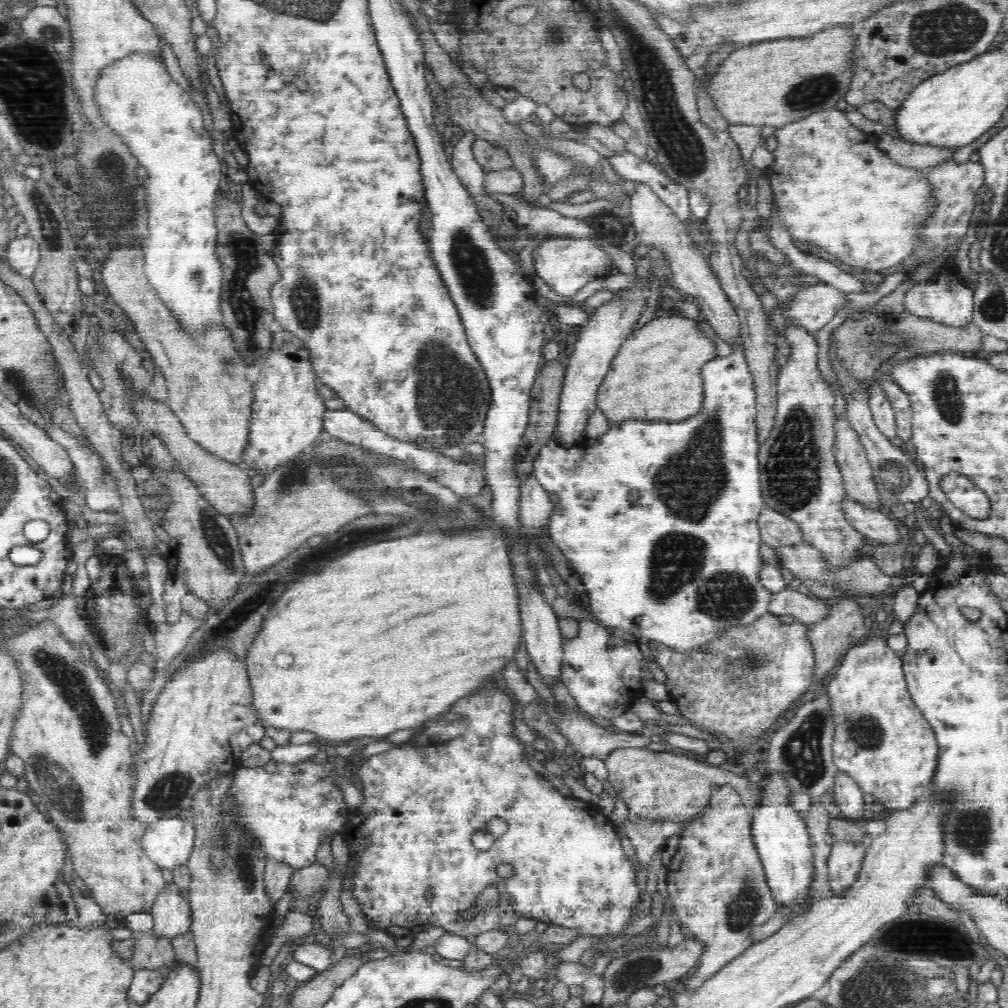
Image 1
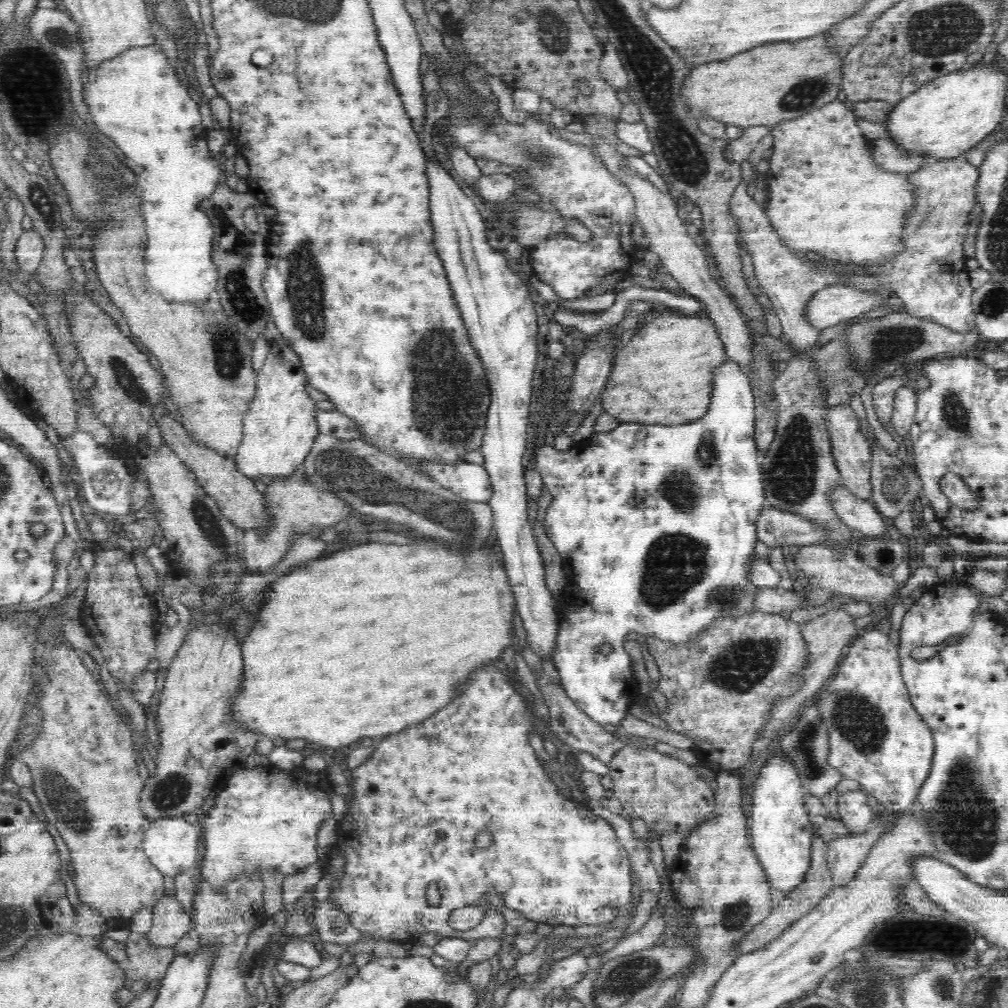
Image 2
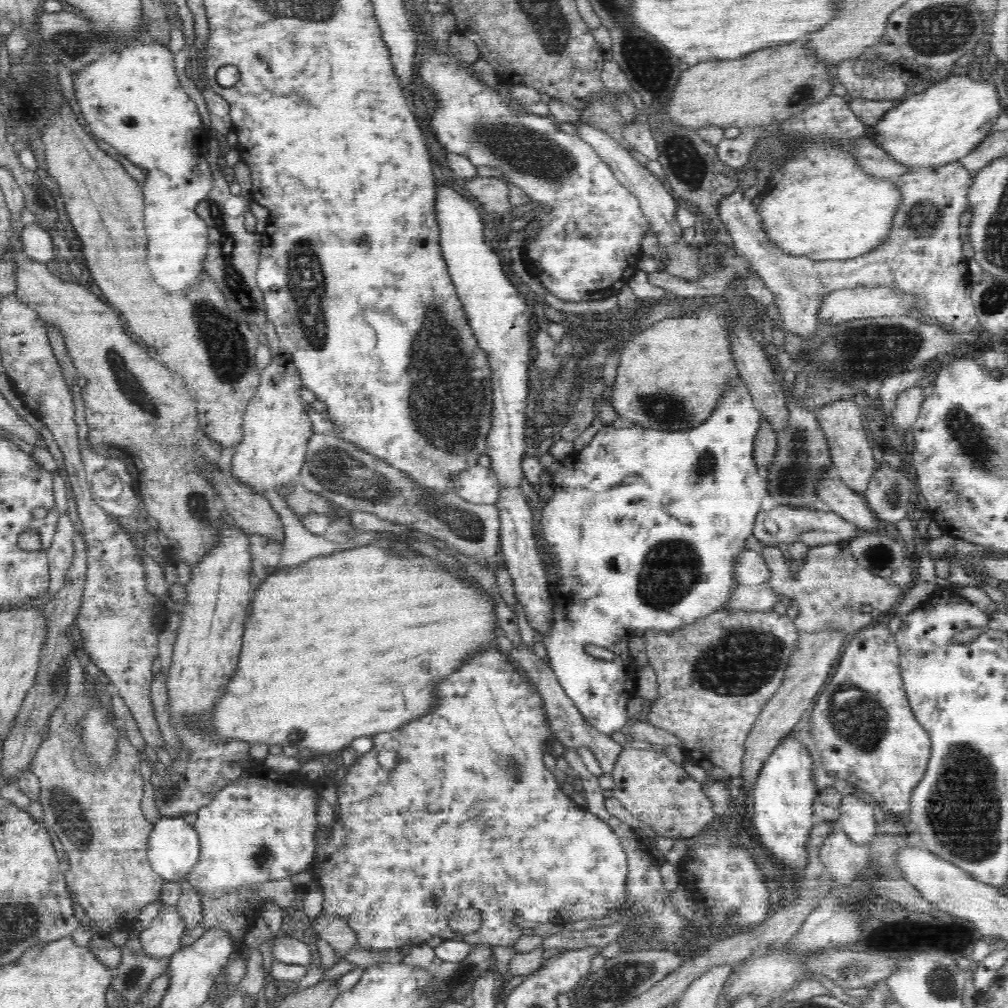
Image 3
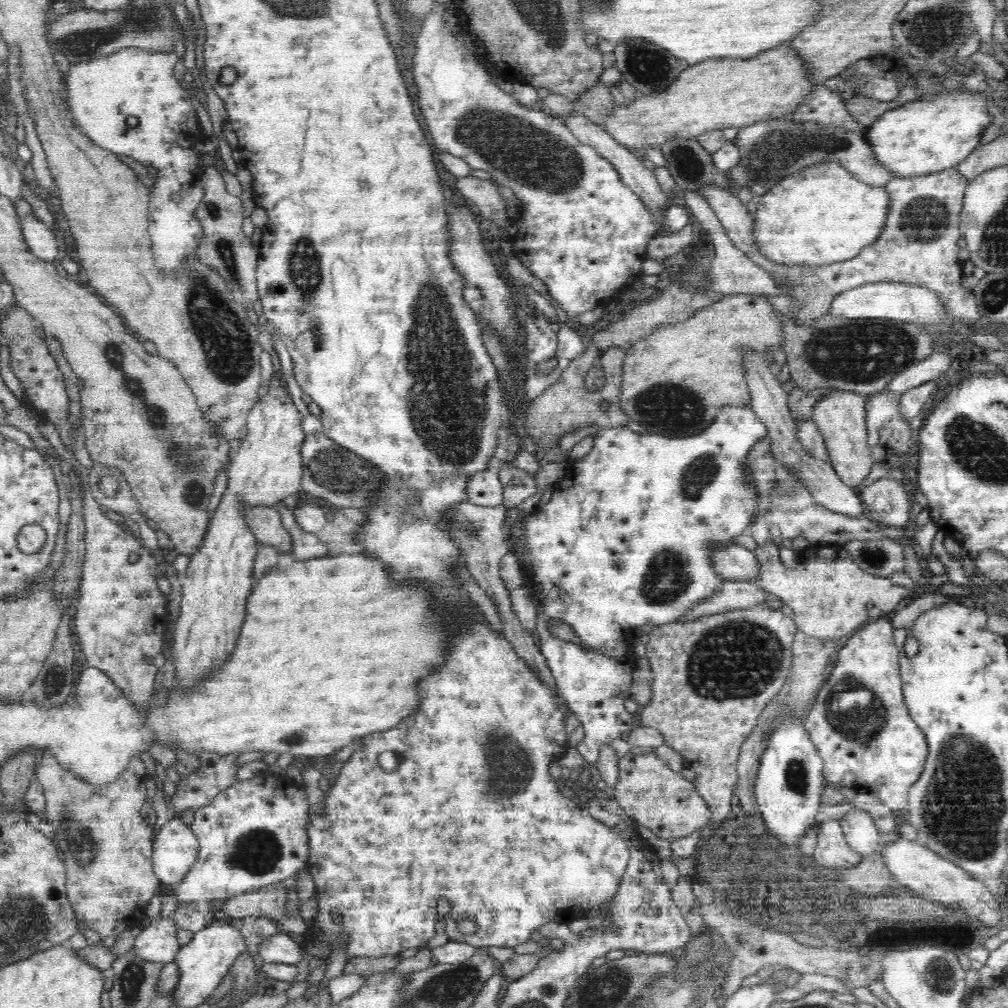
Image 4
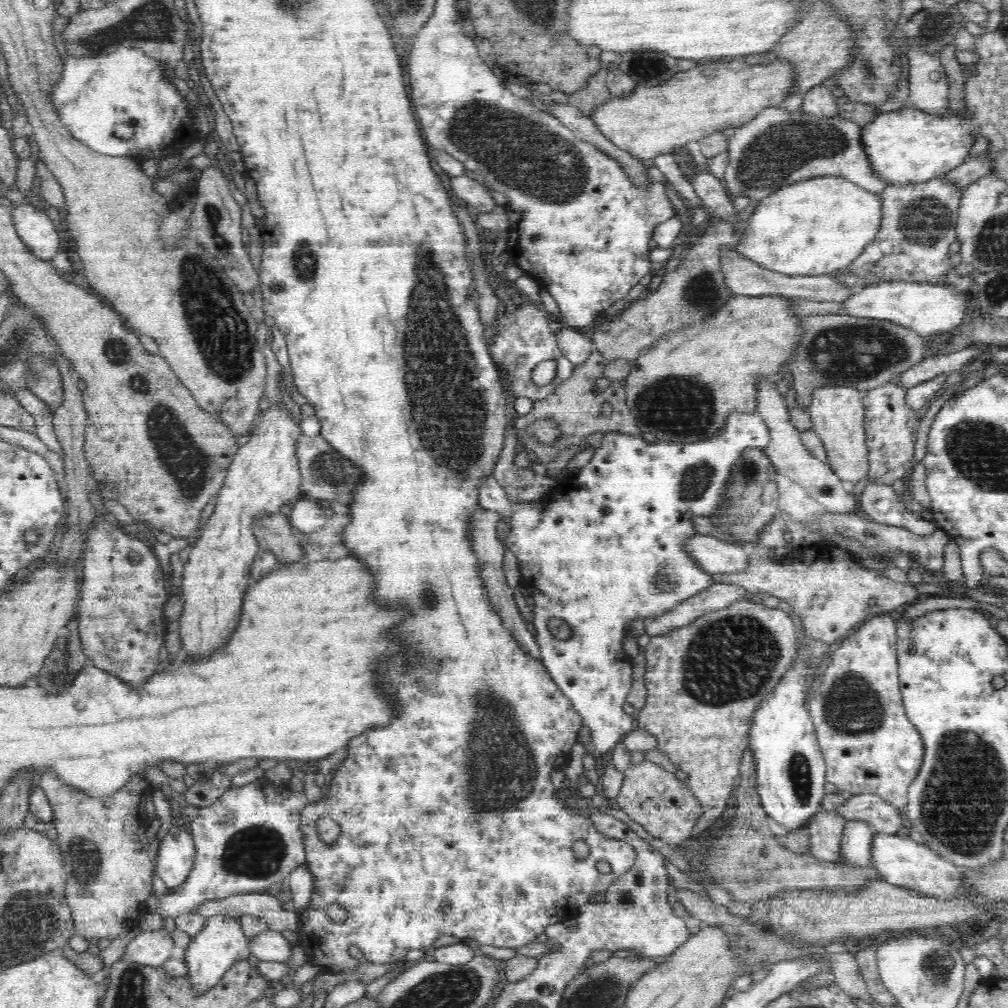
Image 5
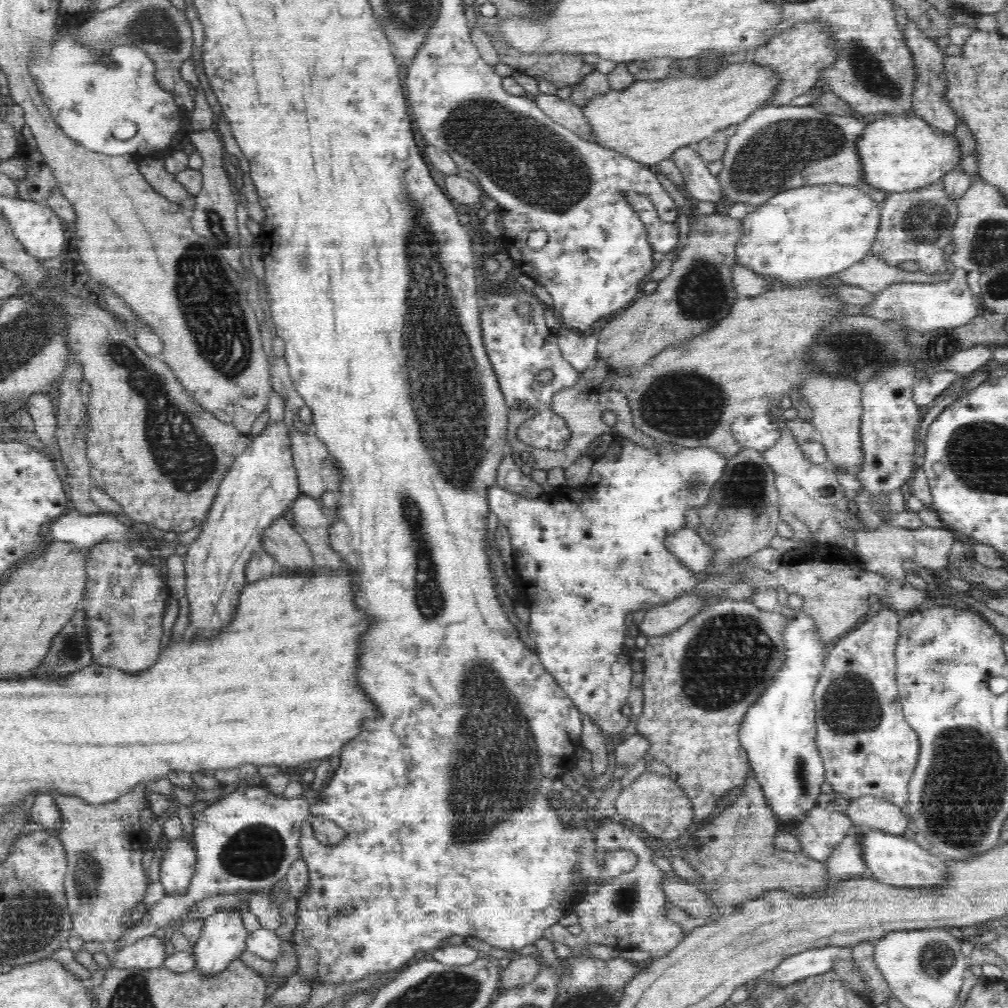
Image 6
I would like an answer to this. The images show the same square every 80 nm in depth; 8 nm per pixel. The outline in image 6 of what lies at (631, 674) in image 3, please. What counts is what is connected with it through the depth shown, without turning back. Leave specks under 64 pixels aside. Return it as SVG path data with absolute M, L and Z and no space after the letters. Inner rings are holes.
M759 415L734 422L731 436L742 449L752 448L763 453L778 442L779 432L771 416ZM612 435L611 444L614 448L618 448L618 452L614 452L614 456L599 455L593 459L593 467L590 468L590 476L586 476L584 484L578 484L578 487L569 487L567 484L558 488L555 493L542 494L538 499L522 498L518 494L508 492L506 489L499 487L496 483L486 494L486 500L490 505L492 514L496 514L496 518L509 530L511 538L512 555L514 556L514 565L516 572L520 572L522 580L526 582L526 596L528 602L532 606L527 605L530 609L530 623L528 632L530 638L536 643L536 653L541 663L547 668L547 671L554 677L554 680L566 692L568 698L572 699L574 706L582 714L594 719L594 723L598 725L602 734L606 735L606 739L620 738L620 734L624 730L631 729L629 717L625 717L621 713L621 708L627 704L627 698L630 694L631 682L633 679L633 670L631 669L631 655L628 654L626 642L626 616L635 616L640 618L648 612L650 608L661 607L670 601L680 599L686 591L692 591L697 586L698 579L692 570L686 568L672 553L664 546L664 539L673 532L686 528L686 516L697 518L698 509L707 501L708 495L712 490L716 481L722 476L726 463L729 458L722 456L721 452L717 452L714 448L684 448L684 447L664 447L658 448L656 452L644 449L634 443L634 440L617 440Z

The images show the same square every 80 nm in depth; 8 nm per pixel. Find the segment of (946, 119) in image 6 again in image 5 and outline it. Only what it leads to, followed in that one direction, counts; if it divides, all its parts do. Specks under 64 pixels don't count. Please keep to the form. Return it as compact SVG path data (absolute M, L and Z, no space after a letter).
M907 48L909 62L909 95L903 108L914 105L918 109L937 111L948 104L948 76L939 56Z

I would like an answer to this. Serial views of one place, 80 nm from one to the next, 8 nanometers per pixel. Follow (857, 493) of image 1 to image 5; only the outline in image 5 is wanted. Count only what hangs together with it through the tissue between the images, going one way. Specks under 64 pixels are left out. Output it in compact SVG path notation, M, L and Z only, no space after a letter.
M830 385L812 391L809 406L813 430L821 437L827 452L826 462L843 482L857 483L869 471L869 450L865 435L863 393L848 386Z

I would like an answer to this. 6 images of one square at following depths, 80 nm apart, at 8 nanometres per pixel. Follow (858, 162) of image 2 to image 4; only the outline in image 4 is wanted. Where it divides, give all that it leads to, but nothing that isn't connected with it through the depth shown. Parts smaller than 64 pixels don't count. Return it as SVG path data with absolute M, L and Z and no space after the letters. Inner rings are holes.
M824 85L817 86L813 94L806 98L793 112L796 122L814 122L824 125L842 126L848 131L864 132L866 126L850 116L840 93L830 91ZM822 162L784 178L761 195L754 212L753 236L756 237L757 248L774 264L806 264L819 268L858 256L865 246L877 240L885 227L888 212L889 193L884 186L870 186L856 180L838 162Z

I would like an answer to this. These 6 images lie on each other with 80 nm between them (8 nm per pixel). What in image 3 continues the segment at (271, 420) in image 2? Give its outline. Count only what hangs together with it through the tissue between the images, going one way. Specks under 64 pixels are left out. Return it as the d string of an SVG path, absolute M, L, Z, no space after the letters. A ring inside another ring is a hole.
M282 350L272 358L272 364L261 371L260 386L258 386L254 398L250 400L243 417L244 436L234 447L233 457L231 458L232 473L242 484L252 485L262 495L266 490L284 491L286 487L296 482L296 478L305 463L308 442L314 432L310 427L313 426L313 422L308 420L308 416L302 408L302 402L298 398L300 379L302 379L302 376L294 366L293 357ZM288 368L292 368L294 374L284 374Z

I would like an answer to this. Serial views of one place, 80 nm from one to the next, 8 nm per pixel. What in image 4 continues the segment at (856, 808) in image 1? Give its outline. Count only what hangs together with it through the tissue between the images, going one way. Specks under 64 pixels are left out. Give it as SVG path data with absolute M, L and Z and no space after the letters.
M849 811L840 822L845 840L855 853L865 859L876 850L880 833L868 813Z

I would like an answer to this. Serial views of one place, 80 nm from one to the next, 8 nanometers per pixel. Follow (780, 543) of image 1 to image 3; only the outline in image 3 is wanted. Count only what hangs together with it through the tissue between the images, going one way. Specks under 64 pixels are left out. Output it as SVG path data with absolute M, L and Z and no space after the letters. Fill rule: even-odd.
M776 506L769 511L760 511L754 523L754 536L766 546L778 546L780 542L793 543L802 542L809 547L824 544L843 544L844 541L855 539L861 535L869 534L866 530L861 530L858 525L844 520L840 515L832 511L806 511L803 509L788 508L786 506ZM766 520L774 520L778 525L778 532L771 534L764 529Z

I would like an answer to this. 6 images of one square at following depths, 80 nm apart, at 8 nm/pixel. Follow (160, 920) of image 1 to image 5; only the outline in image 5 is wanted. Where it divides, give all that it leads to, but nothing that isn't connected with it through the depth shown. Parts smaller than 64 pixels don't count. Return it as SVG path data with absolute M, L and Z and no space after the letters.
M166 929L141 932L126 946L121 960L130 960L144 966L163 966L174 946L172 934Z

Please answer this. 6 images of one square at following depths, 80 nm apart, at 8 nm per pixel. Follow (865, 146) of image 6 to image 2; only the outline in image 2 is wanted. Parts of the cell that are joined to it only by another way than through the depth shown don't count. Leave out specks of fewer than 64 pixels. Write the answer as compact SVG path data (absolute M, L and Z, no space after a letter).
M1000 68L955 70L915 89L893 107L885 122L888 139L905 152L925 153L934 161L956 158L999 128L1006 95L1006 76Z

